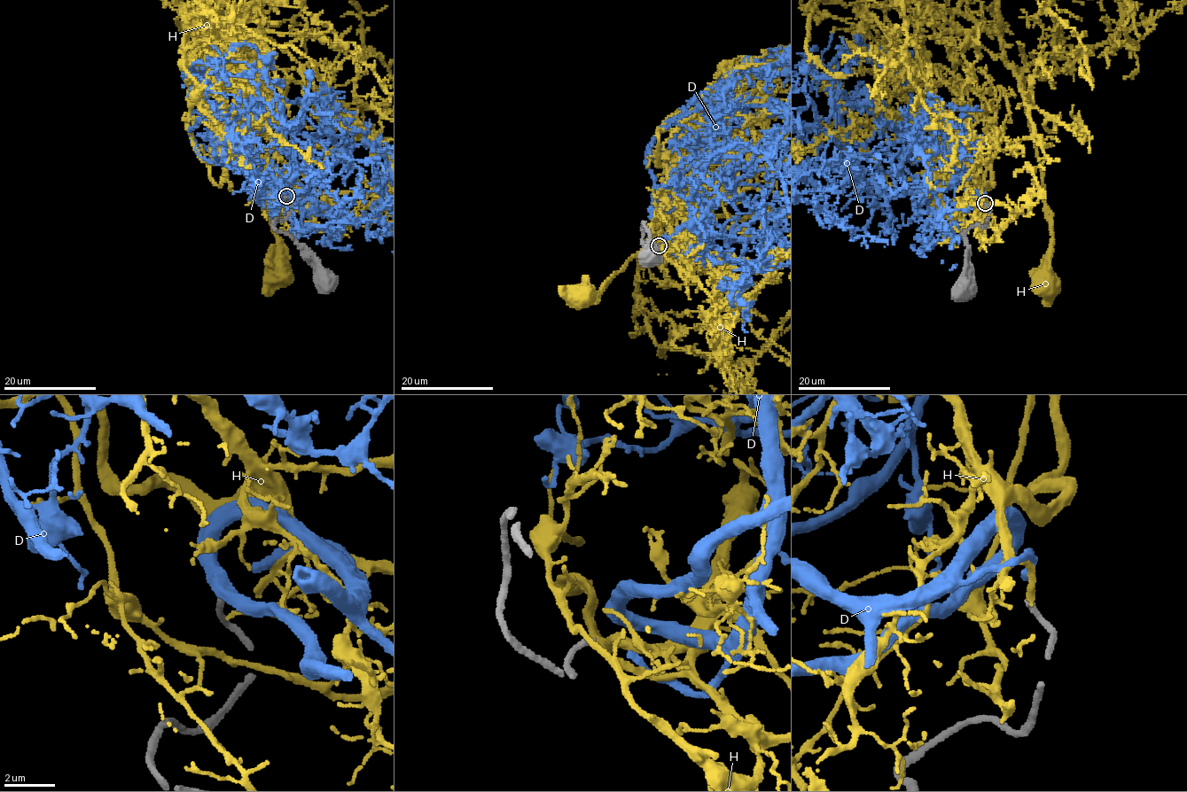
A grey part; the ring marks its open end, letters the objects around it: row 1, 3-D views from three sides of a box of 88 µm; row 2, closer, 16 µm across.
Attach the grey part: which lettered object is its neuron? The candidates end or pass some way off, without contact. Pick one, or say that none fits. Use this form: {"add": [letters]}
{"add": ["D"]}

